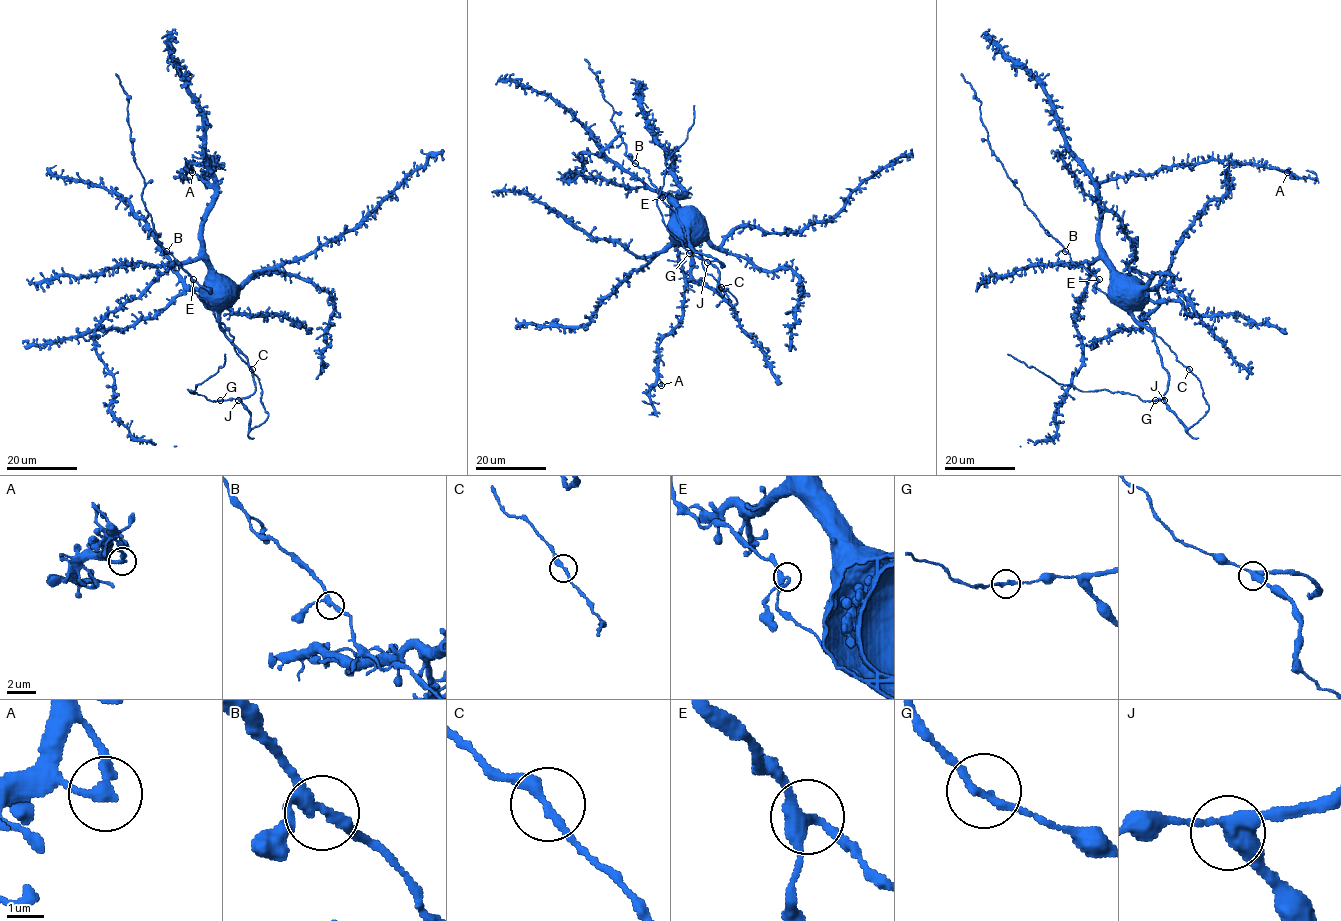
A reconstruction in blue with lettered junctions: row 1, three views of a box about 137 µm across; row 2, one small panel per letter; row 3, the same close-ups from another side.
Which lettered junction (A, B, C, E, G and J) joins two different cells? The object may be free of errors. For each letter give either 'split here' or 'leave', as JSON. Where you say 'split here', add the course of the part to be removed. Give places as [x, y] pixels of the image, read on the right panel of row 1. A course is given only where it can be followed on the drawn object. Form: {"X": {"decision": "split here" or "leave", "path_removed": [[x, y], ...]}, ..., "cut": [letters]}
{"A": {"decision": "leave"}, "B": {"decision": "leave"}, "C": {"decision": "leave"}, "E": {"decision": "leave"}, "G": {"decision": "leave"}, "J": {"decision": "leave"}, "cut": []}

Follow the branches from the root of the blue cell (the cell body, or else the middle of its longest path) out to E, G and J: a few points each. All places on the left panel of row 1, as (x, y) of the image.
E: (209, 281), (207, 303), (194, 292), (193, 279)
G: (209, 281), (209, 304), (217, 312), (218, 326), (226, 338), (246, 358), (255, 387), (246, 397), (220, 400)
J: (209, 281), (209, 304), (217, 312), (218, 326), (246, 358), (252, 371), (255, 391), (238, 400)

